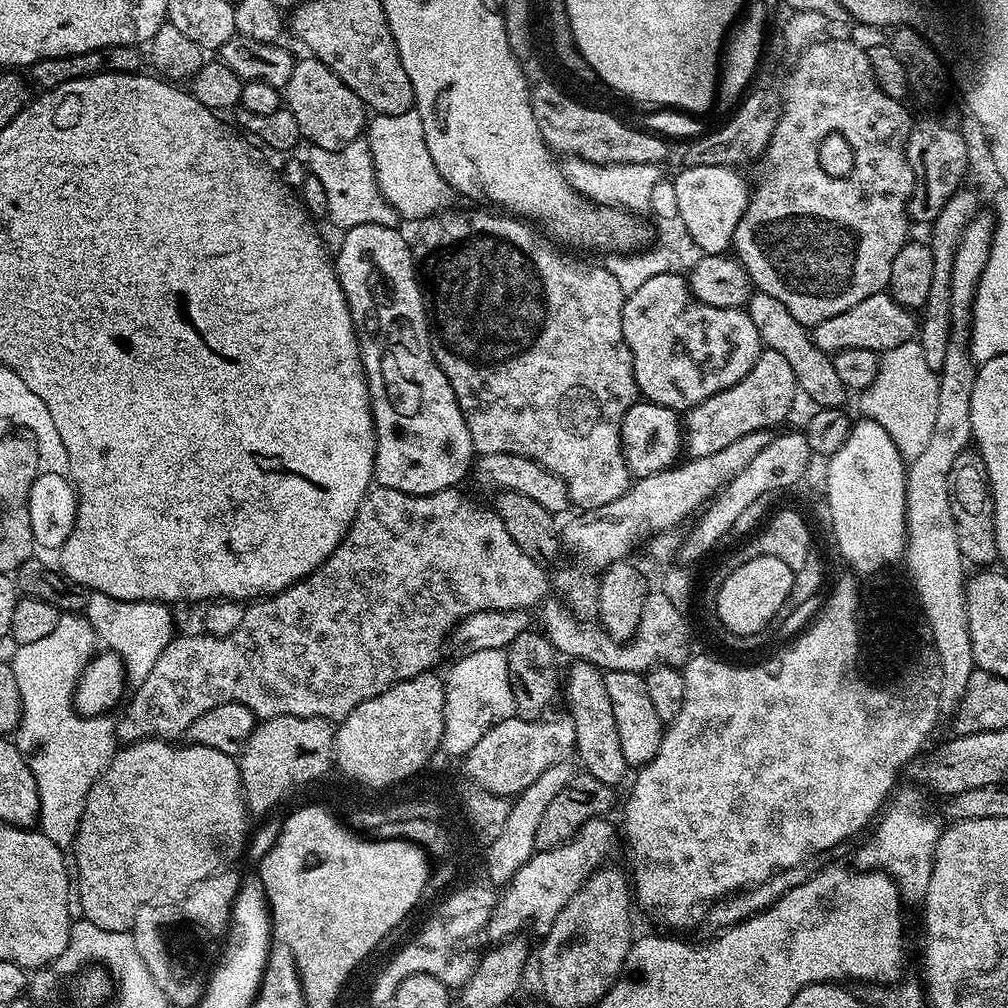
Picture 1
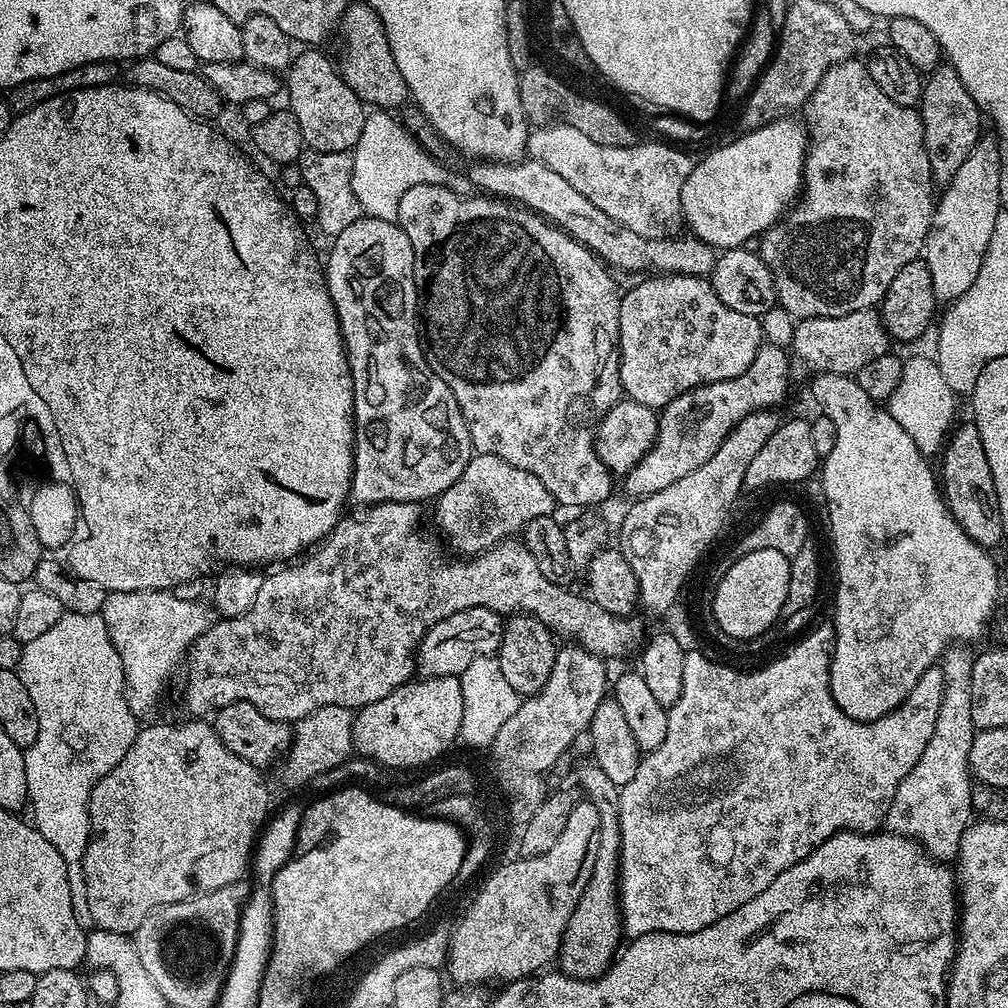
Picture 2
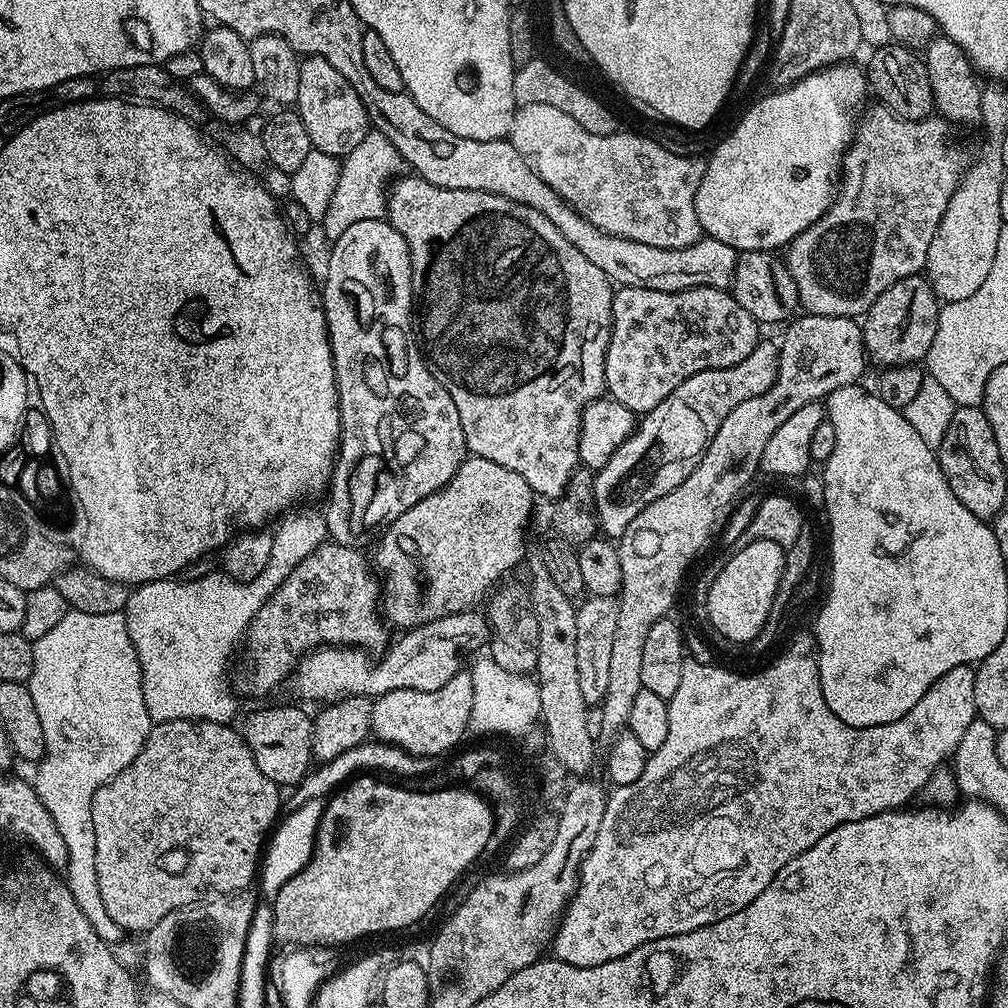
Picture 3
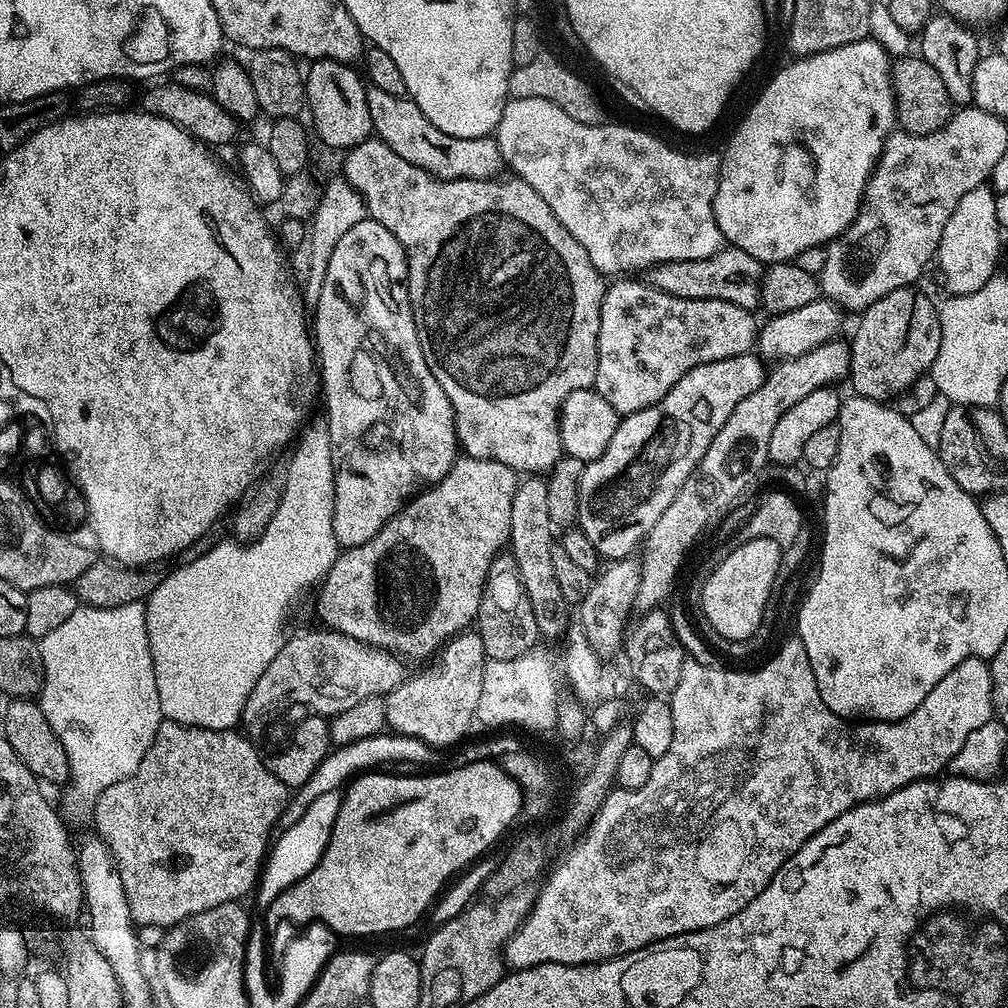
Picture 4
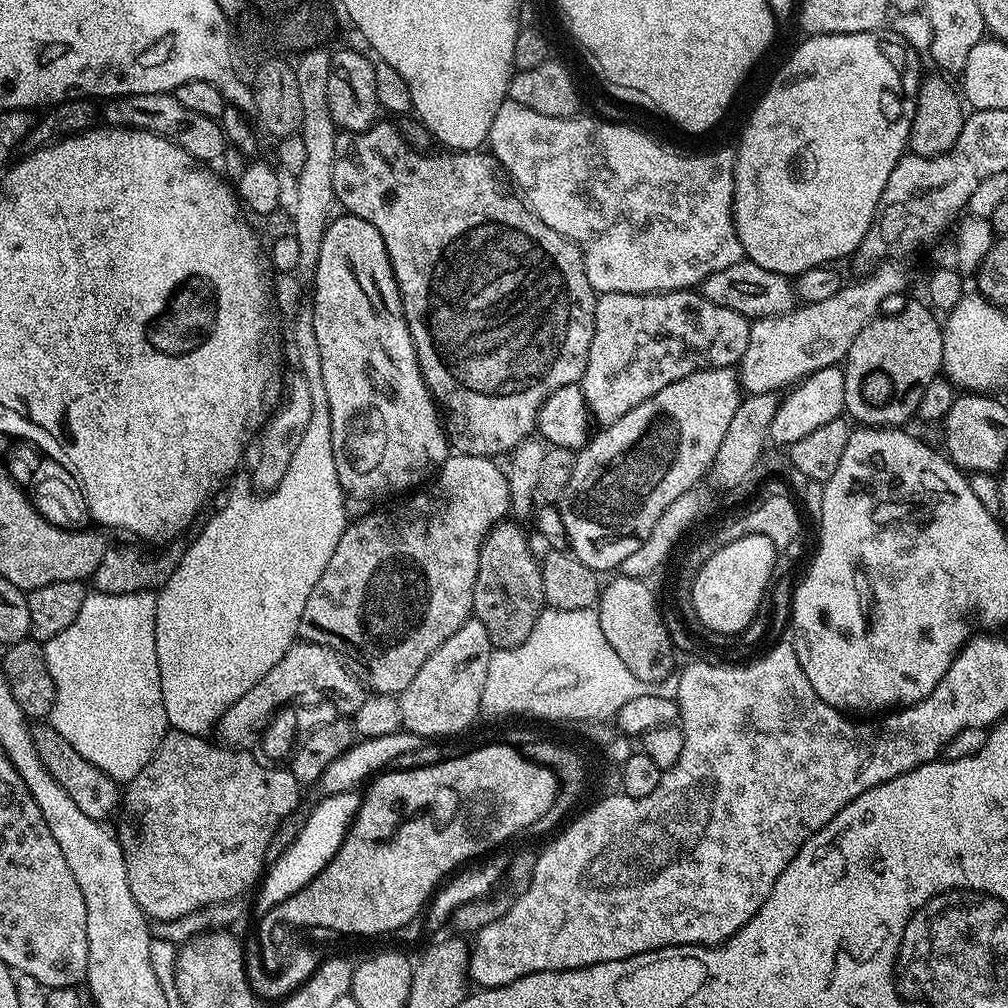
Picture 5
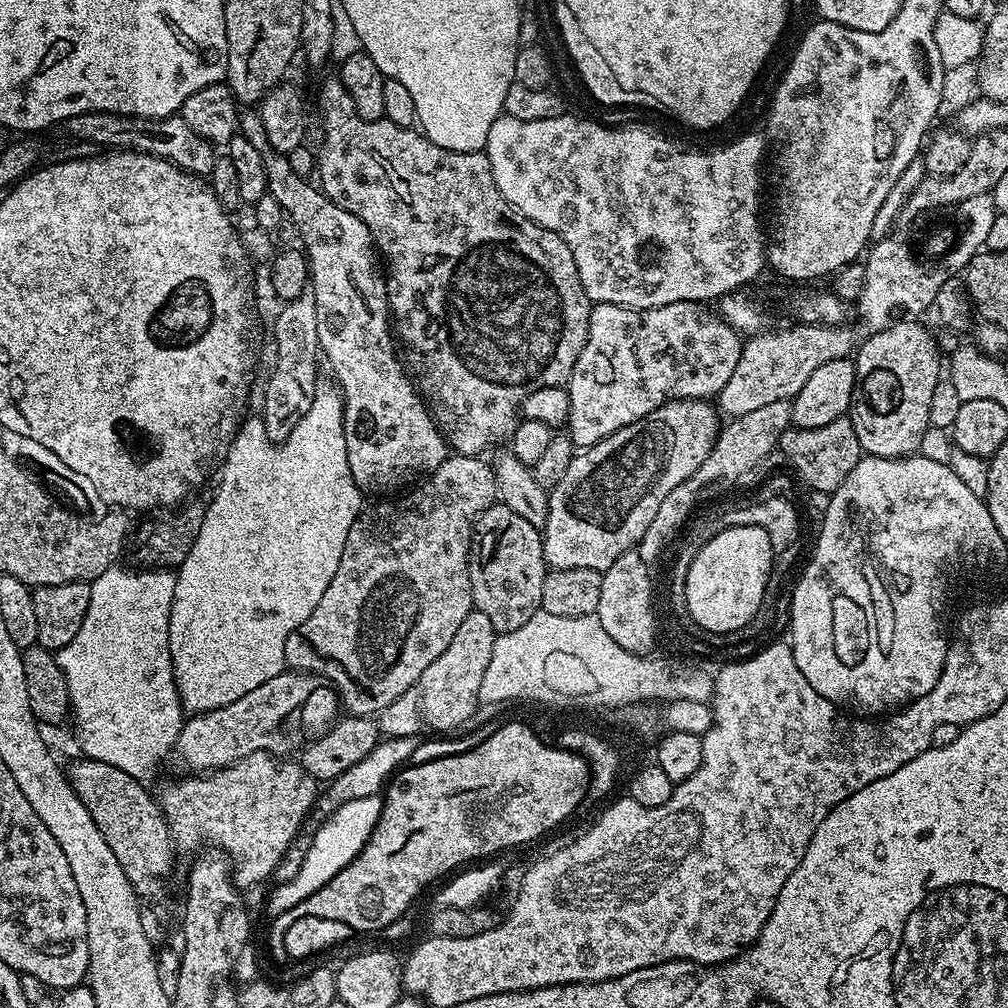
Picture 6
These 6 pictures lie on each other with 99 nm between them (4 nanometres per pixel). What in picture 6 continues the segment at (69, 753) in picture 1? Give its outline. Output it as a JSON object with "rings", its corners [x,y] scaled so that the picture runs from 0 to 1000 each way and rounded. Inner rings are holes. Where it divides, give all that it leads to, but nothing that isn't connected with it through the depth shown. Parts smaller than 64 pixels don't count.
{"rings":[[[120,562],[106,563],[101,569],[97,569],[95,575],[90,576],[89,601],[85,604],[85,613],[81,613],[81,625],[73,629],[73,633],[62,641],[55,648],[58,661],[62,669],[65,669],[65,681],[67,682],[67,697],[70,709],[75,710],[75,734],[84,751],[97,756],[105,756],[109,760],[117,760],[117,764],[125,764],[125,768],[136,772],[143,772],[143,769],[162,752],[166,746],[170,747],[175,740],[175,733],[181,724],[185,707],[179,698],[179,689],[175,684],[175,674],[171,664],[169,653],[169,601],[173,597],[173,577],[175,576],[174,566],[171,565],[139,565],[139,568],[126,567]]]}

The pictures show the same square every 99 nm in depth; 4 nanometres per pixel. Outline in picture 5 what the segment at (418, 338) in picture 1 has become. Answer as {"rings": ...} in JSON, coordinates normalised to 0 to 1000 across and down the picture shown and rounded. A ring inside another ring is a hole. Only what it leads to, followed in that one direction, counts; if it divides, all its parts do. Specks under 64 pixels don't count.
{"rings":[[[344,212],[334,213],[326,221],[325,227],[319,236],[319,248],[315,252],[313,277],[308,291],[310,291],[308,305],[310,307],[312,335],[315,335],[315,351],[319,351],[319,379],[323,382],[323,399],[327,399],[331,462],[335,466],[335,478],[339,482],[342,493],[350,501],[352,501],[351,499],[369,500],[372,496],[381,496],[384,492],[391,491],[392,488],[402,487],[401,489],[404,489],[406,486],[417,482],[412,482],[412,480],[419,479],[421,475],[424,477],[426,474],[432,473],[437,464],[444,457],[446,441],[438,420],[438,410],[435,408],[435,402],[429,396],[429,388],[425,386],[417,370],[409,332],[403,323],[401,300],[393,283],[389,261],[383,252],[383,244],[379,240],[379,232],[375,232],[375,228],[371,228],[371,224],[367,224],[367,220],[363,220],[359,216]]]}

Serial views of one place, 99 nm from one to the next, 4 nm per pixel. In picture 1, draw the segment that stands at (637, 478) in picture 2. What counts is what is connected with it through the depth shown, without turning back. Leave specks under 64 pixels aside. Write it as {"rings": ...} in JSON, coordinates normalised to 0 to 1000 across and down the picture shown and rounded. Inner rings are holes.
{"rings":[[[758,345],[752,359],[748,359],[744,371],[740,371],[740,375],[736,375],[736,379],[728,379],[728,383],[700,395],[700,399],[683,406],[677,417],[678,443],[684,453],[712,450],[712,446],[720,446],[720,442],[724,442],[724,438],[732,438],[732,435],[740,435],[740,431],[773,426],[775,424],[773,421],[785,411],[786,400],[789,399],[790,393],[792,394],[792,386],[788,366],[781,361],[780,355],[776,355],[776,351],[772,351],[772,347]]]}

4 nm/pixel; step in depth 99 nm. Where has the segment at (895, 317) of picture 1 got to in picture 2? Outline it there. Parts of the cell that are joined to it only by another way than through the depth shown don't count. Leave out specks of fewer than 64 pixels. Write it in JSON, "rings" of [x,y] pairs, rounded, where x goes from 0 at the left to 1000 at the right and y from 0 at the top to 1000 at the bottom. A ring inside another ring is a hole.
{"rings":[[[856,306],[834,313],[813,313],[793,318],[786,332],[784,349],[789,360],[791,357],[802,371],[822,369],[845,373],[853,369],[855,363],[867,359],[867,355],[882,352],[881,341],[883,334],[877,325],[874,311],[865,306]]]}

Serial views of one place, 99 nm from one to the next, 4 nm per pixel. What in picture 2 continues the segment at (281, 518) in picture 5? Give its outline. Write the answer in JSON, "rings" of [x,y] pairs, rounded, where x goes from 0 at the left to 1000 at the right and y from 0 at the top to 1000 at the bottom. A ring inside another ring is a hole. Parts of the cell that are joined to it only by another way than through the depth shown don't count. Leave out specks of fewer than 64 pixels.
{"rings":[[[137,585],[109,587],[103,593],[99,610],[103,612],[105,625],[109,625],[109,637],[113,637],[113,645],[117,645],[121,657],[125,700],[129,700],[137,712],[150,708],[167,679],[167,670],[178,659],[180,662],[191,637],[212,618],[205,598],[197,599],[175,590],[179,589],[171,585]]]}

